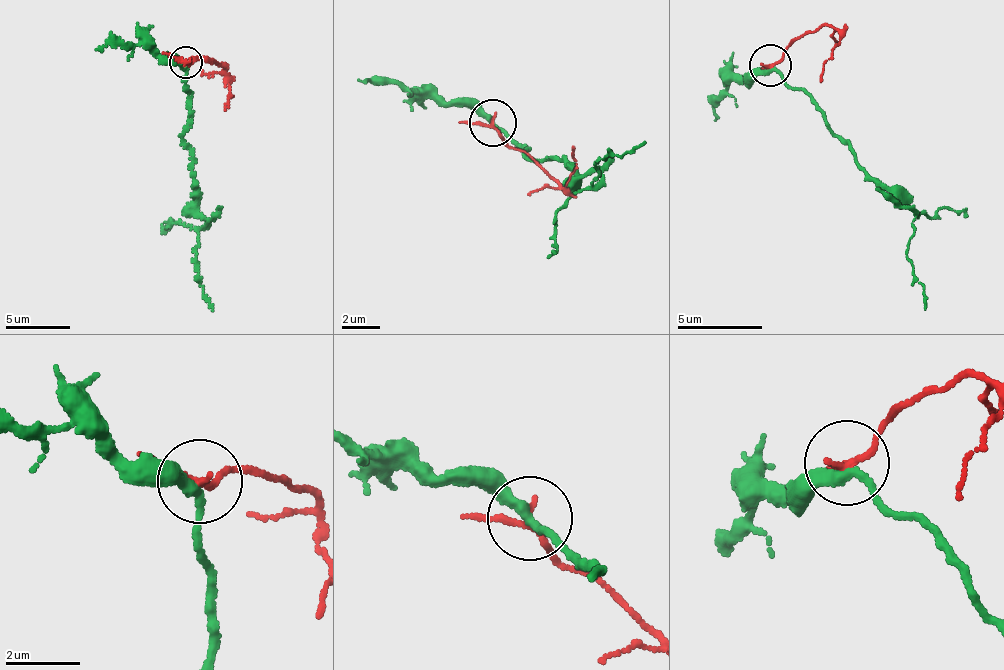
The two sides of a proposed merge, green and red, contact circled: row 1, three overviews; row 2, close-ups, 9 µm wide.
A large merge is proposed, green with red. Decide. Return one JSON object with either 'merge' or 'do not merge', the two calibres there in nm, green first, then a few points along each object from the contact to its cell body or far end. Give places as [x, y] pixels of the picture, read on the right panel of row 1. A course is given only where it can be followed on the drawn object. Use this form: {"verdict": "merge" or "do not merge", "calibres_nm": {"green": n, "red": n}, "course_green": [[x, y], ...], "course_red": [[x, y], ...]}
{"verdict": "do not merge", "calibres_nm": {"green": 260, "red": 170}, "course_green": [[769, 68], [810, 95], [838, 138], [854, 152], [858, 171], [913, 218], [907, 261], [923, 284], [926, 309]], "course_red": [[769, 64], [800, 33], [830, 25], [838, 45], [827, 62], [821, 84]]}

